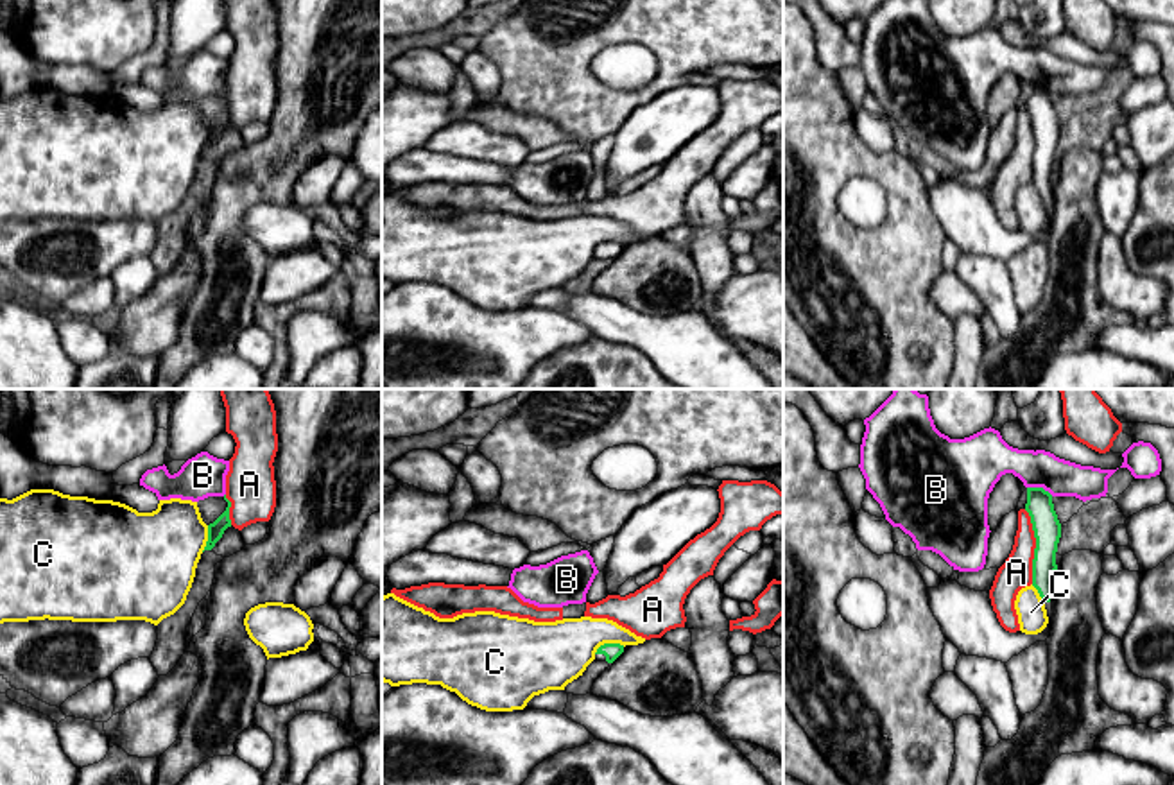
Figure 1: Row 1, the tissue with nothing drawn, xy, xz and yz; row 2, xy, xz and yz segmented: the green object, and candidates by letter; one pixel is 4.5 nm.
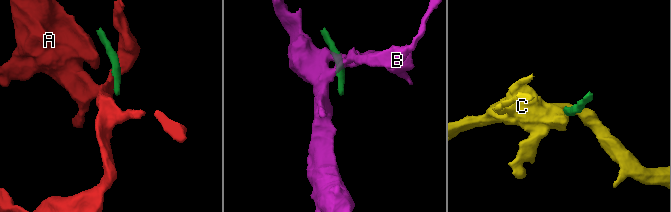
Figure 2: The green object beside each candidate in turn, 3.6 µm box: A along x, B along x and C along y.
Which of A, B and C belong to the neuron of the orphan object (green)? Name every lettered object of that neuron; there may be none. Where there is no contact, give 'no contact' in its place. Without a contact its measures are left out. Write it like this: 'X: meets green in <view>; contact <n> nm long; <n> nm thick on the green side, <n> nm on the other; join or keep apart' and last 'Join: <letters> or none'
A: meets green in yz; contact 340 nm long; 130 nm thick on the green side, 140 nm on the other; keep apart
B: meets green in yz; contact 130 nm long; 130 nm thick on the green side, 180 nm on the other; keep apart
C: meets green in xz; contact 150 nm long; 80 nm thick on the green side, 280 nm on the other; keep apart
Join: none

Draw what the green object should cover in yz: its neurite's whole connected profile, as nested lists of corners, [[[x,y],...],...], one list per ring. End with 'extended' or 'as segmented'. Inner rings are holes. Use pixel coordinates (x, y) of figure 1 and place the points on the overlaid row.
[[[1027,487],[1025,511],[1031,516],[1036,548],[1032,559],[1032,586],[1045,602],[1049,624],[1038,634],[1006,631],[993,611],[988,591],[961,586],[950,577],[937,588],[927,588],[928,606],[948,642],[961,654],[1007,663],[1036,642],[1047,642],[1052,627],[1052,588],[1061,523],[1054,511],[1052,495],[1043,487]]] | extended

